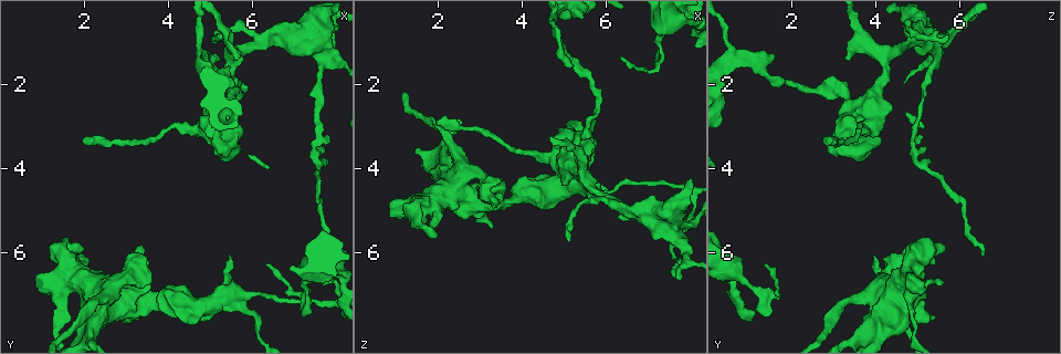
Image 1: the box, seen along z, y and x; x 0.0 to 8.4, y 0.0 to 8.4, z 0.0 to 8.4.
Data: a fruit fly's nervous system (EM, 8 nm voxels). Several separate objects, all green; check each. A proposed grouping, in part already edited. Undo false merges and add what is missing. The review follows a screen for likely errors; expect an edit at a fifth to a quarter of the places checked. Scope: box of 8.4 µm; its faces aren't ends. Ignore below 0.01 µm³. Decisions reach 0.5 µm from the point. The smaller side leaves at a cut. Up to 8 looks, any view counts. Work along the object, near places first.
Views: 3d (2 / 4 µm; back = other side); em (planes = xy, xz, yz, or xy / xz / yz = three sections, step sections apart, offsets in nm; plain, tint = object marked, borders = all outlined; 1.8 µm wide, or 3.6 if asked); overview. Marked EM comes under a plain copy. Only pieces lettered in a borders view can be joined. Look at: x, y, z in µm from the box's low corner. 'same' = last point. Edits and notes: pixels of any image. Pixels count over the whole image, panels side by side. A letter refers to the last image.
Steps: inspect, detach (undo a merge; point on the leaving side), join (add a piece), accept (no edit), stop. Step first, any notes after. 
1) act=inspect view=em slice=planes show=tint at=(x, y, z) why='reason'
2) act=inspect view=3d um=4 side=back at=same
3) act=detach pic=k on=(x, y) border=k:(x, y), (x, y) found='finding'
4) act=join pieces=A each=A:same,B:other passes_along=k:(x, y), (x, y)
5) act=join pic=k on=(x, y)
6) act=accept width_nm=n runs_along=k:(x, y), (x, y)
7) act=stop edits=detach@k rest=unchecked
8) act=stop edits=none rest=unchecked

act=inspect view=3d um=2 at=(5.25, 7.20, 4.45) why='four or more arms meet'

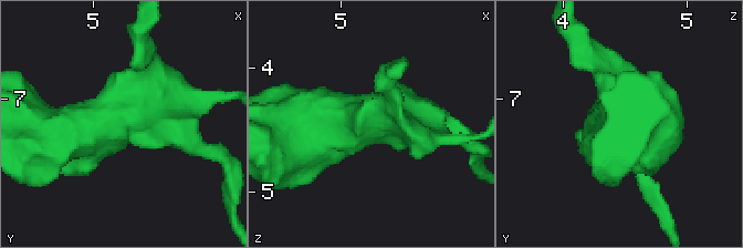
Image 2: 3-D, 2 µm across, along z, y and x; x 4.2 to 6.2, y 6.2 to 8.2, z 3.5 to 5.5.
act=inspect view=em slice=planes show=tint at=(5.26, 7.20, 4.44) arms=4

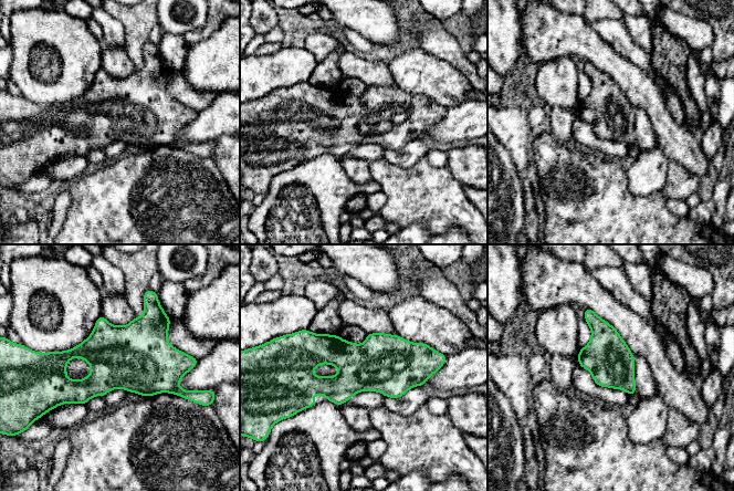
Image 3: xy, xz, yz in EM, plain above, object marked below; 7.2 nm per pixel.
act=inspect view=em slice=planes show=borders at=same

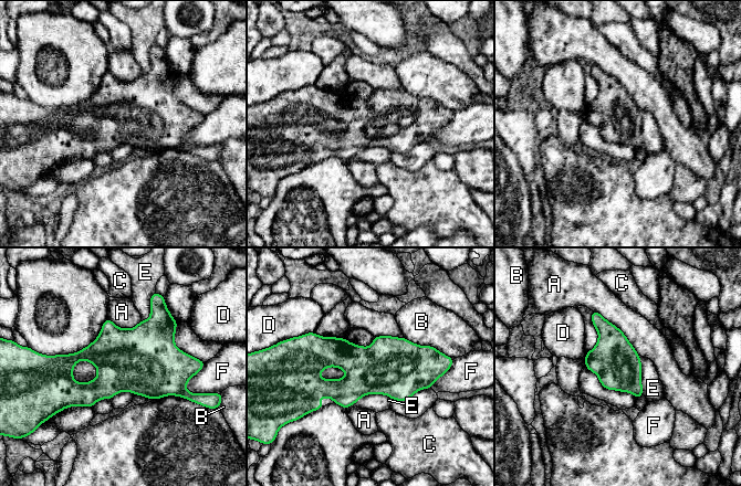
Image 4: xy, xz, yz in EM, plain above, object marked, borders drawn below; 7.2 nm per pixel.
act=accept longest_contact=A:500nm each=A:other,B:other,C:other,D:other,E:other,F:other border=4:(390, 398), (364, 394), (346, 409) found='continuous, no second neuron'

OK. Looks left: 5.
act=inspect view=em um=3.6 slice=yz step=4 show=tint at=(7.55, 1.95, 5.20) why='thick turns thin'

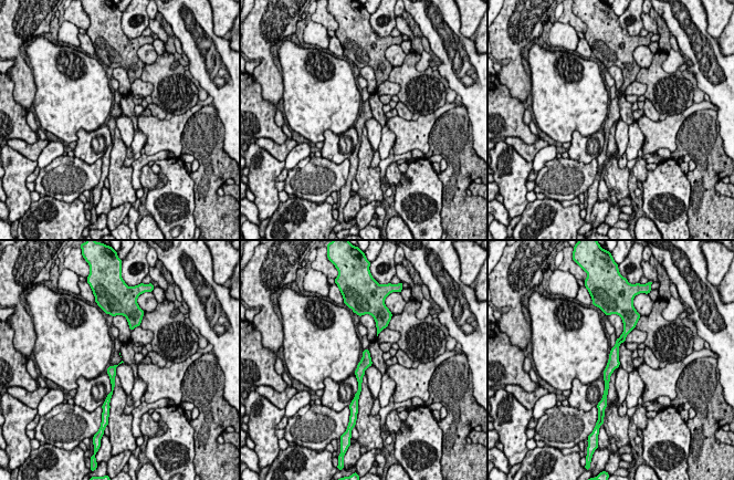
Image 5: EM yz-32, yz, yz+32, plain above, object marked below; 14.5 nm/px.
act=inspect view=em um=3.6 slice=planes show=borders at=same why='cut it another way'

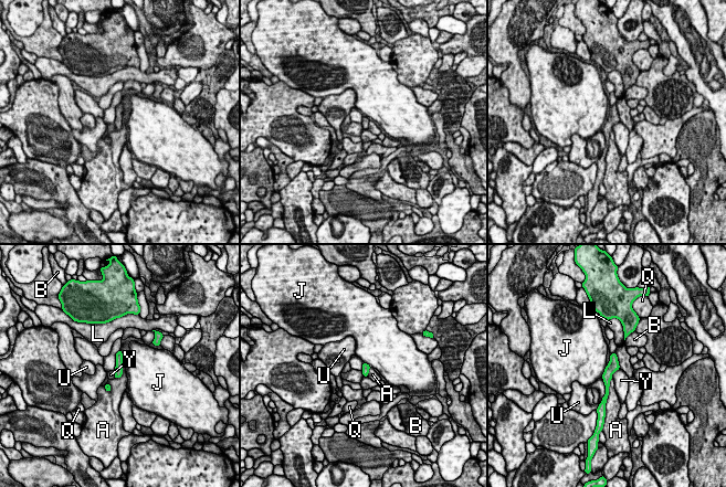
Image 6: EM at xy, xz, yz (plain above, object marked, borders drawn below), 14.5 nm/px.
act=accept width_nm=100 each=A:other,B:other,J:other,L:other,Q:other,U:other,Y:other found='continuous, no second neuron'

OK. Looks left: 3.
act=inspect view=em slice=xy step=8 show=borders at=(2.00, 3.40, 2.85) why='an open end'

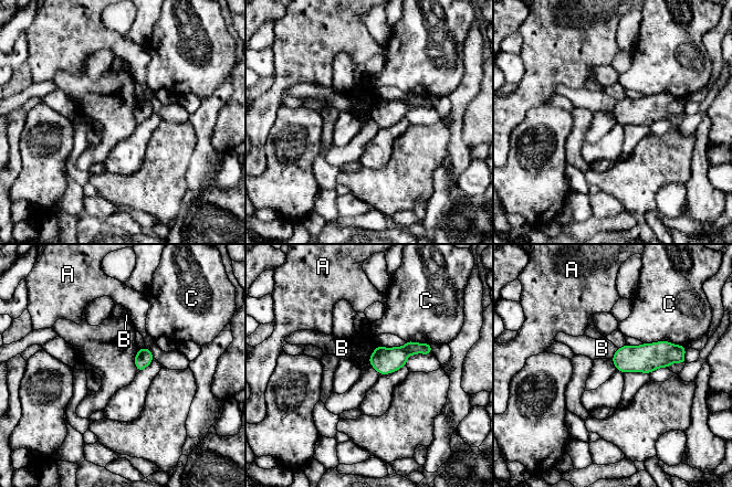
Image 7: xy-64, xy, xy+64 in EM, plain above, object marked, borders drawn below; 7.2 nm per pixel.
act=accept each=A:other,B:other,C:other border=7:(617, 348), (610, 358) found='none of them fits'

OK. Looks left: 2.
act=stop edits=none rest=unchecked

